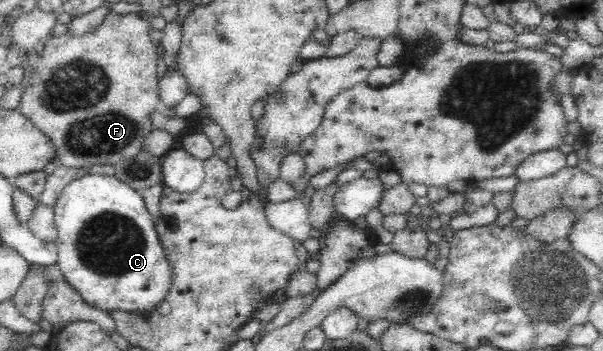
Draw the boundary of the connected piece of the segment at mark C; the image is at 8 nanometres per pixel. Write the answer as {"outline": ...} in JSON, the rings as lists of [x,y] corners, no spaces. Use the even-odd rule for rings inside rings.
{"outline":[[[86,173],[64,187],[53,207],[57,228],[56,263],[66,282],[84,302],[106,313],[121,310],[148,316],[166,300],[174,282],[174,270],[170,262],[164,262],[164,245],[158,239],[153,216],[147,210],[141,192],[114,176]]]}

